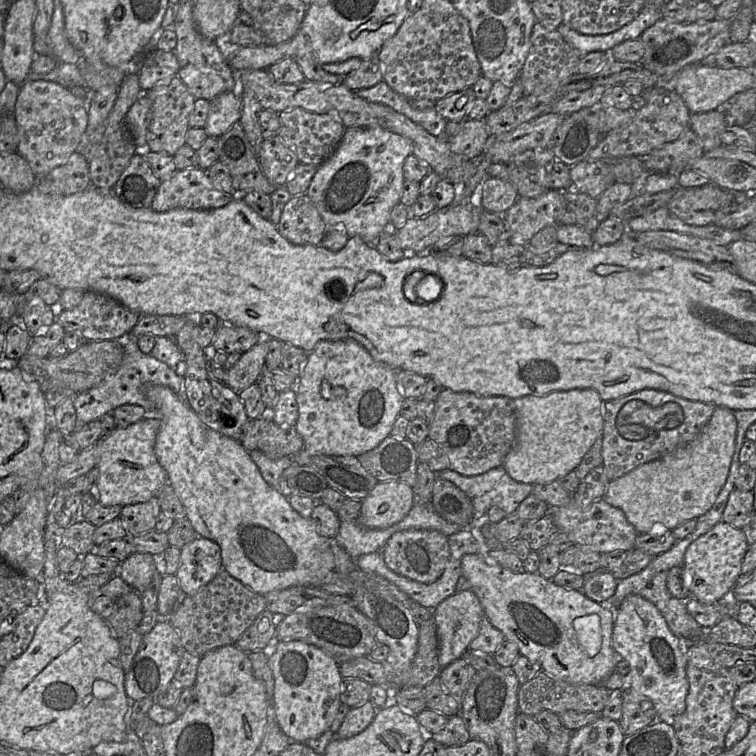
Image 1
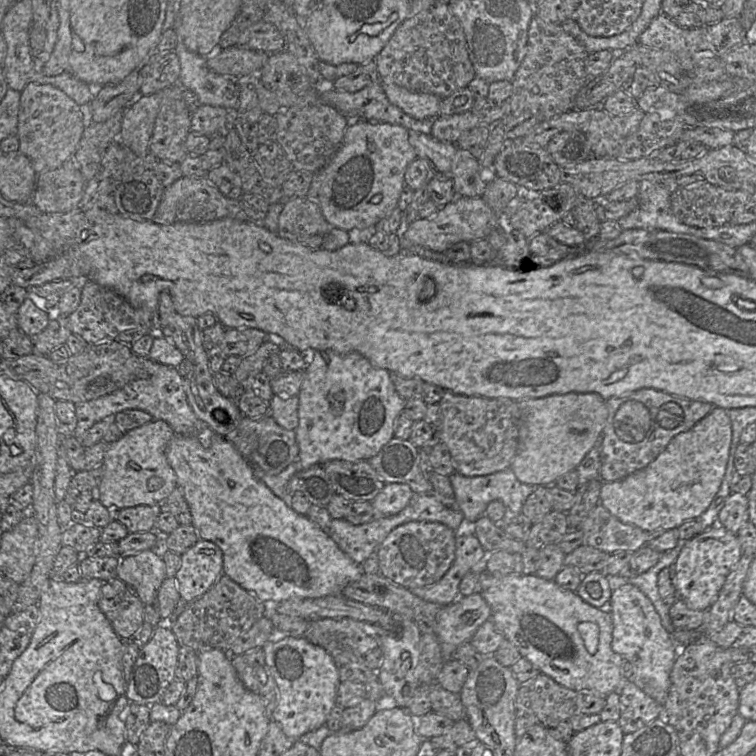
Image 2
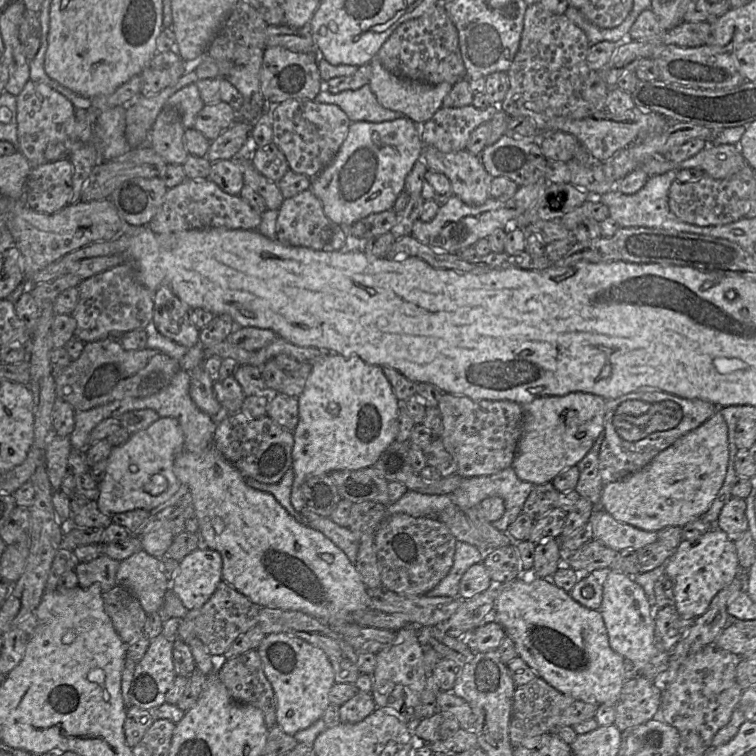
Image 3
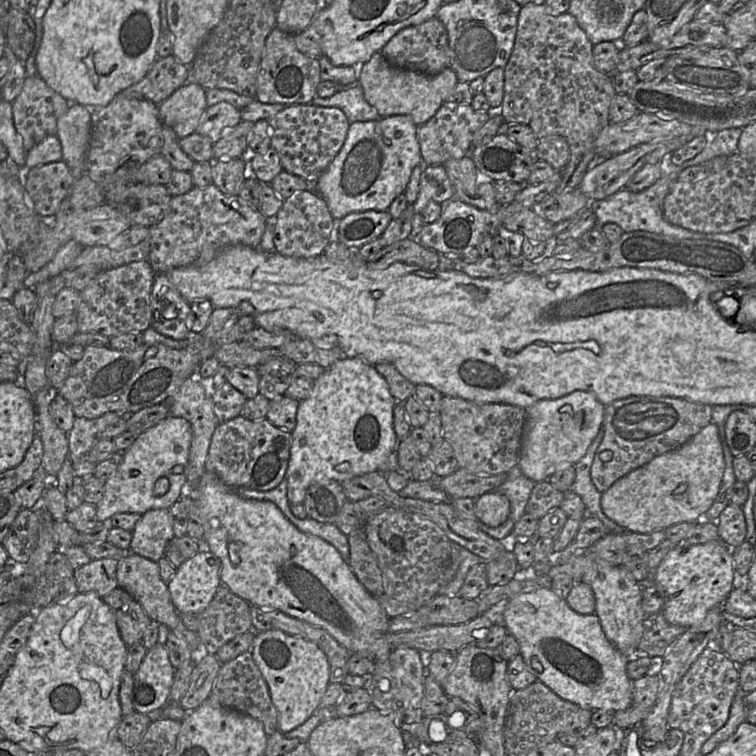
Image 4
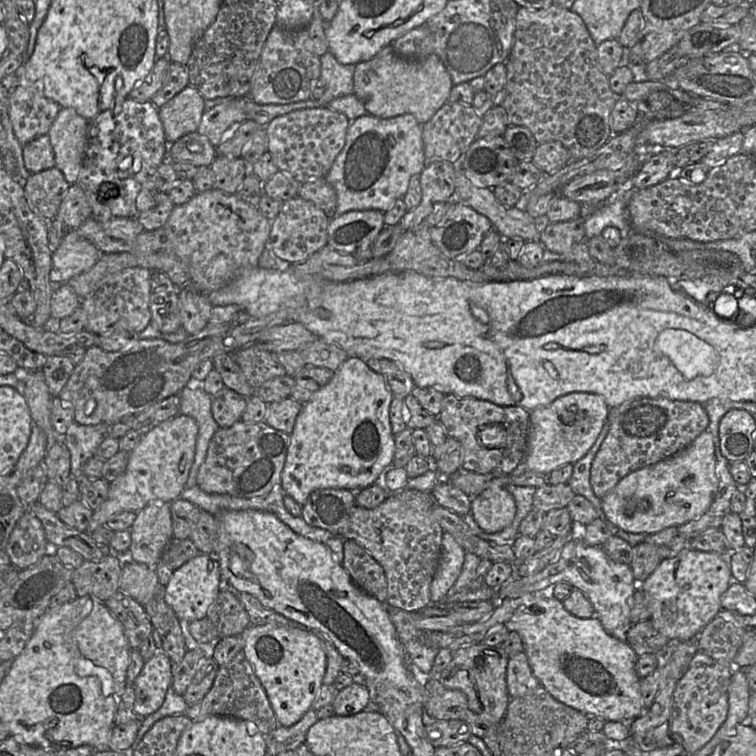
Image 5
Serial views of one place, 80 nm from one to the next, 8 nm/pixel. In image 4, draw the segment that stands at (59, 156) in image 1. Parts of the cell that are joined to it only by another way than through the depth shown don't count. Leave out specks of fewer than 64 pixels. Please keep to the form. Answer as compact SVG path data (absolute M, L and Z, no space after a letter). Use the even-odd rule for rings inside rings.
M38 75L25 78L20 94L12 102L13 122L22 138L25 154L47 136L57 134L57 121L67 112L69 104Z

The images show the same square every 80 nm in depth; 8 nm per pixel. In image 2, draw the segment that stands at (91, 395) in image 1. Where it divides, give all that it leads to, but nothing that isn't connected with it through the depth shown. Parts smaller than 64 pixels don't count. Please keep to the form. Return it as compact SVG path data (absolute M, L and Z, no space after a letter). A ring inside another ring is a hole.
M154 364L153 373L145 378L129 382L123 388L100 398L76 403L77 425L73 436L82 436L97 422L113 418L117 413L127 409L138 409L149 413L153 419L166 421L175 434L194 435L201 431L204 424L197 418L191 408L184 390L184 378L174 367Z

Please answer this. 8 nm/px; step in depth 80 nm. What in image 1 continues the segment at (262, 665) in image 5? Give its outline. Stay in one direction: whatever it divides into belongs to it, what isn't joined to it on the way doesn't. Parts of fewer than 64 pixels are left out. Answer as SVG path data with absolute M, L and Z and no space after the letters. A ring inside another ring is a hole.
M278 642L268 654L274 677L276 722L291 742L305 744L330 730L342 705L344 679L339 665L316 646L301 642Z

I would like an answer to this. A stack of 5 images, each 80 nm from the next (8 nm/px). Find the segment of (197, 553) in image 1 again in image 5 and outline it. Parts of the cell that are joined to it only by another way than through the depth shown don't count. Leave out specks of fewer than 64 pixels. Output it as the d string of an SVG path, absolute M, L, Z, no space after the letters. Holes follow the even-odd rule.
M199 553L181 567L173 571L169 583L164 588L164 599L174 610L179 620L191 623L207 618L208 611L220 592L220 564L212 561L210 554Z

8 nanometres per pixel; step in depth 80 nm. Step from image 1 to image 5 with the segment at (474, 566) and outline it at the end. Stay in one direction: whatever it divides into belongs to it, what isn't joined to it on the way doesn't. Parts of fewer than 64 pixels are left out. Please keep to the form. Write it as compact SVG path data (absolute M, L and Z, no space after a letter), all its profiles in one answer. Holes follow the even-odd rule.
M549 586L518 597L521 605L507 622L509 631L515 630L521 636L533 675L556 700L586 716L597 716L606 721L631 722L645 710L640 691L641 678L635 670L638 655L626 641L609 634L597 616L578 618L569 613L562 601L553 596L552 588Z

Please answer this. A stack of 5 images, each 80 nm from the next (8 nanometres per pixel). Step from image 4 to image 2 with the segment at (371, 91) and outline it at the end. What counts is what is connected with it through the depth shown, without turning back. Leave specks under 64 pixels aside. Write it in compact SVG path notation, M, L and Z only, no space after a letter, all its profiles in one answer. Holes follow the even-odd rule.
M379 79L390 103L399 107L406 114L418 120L434 119L439 115L442 100L439 96L414 92L391 81Z

